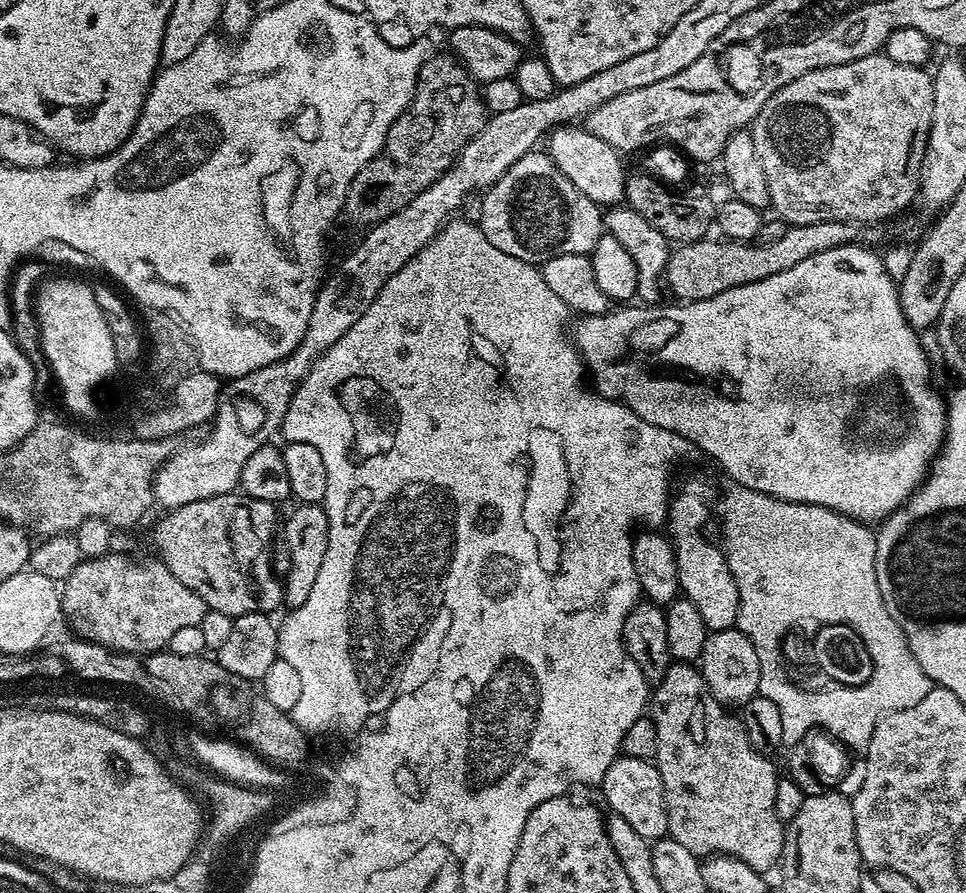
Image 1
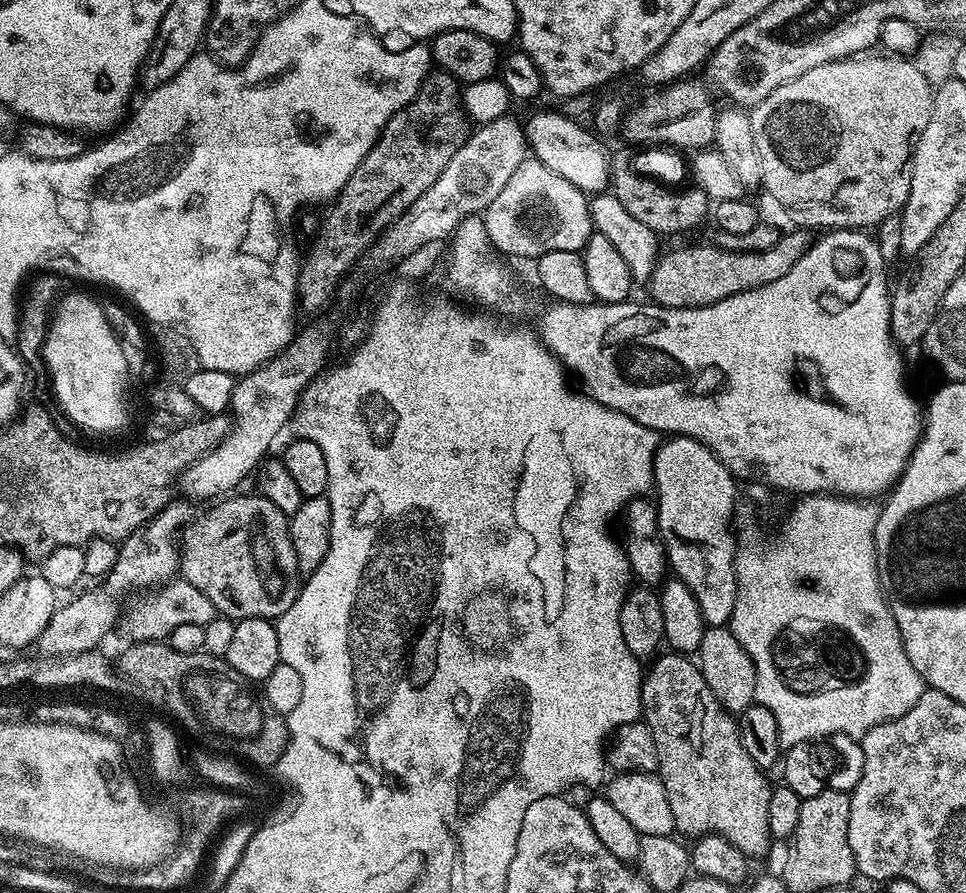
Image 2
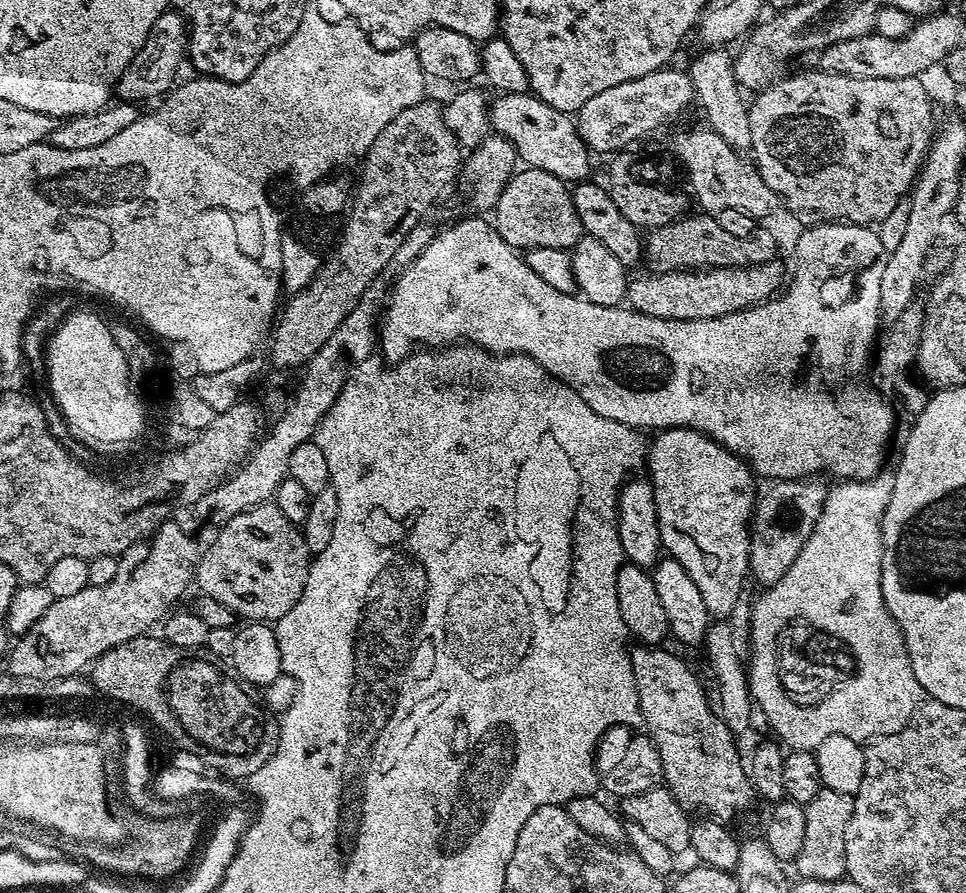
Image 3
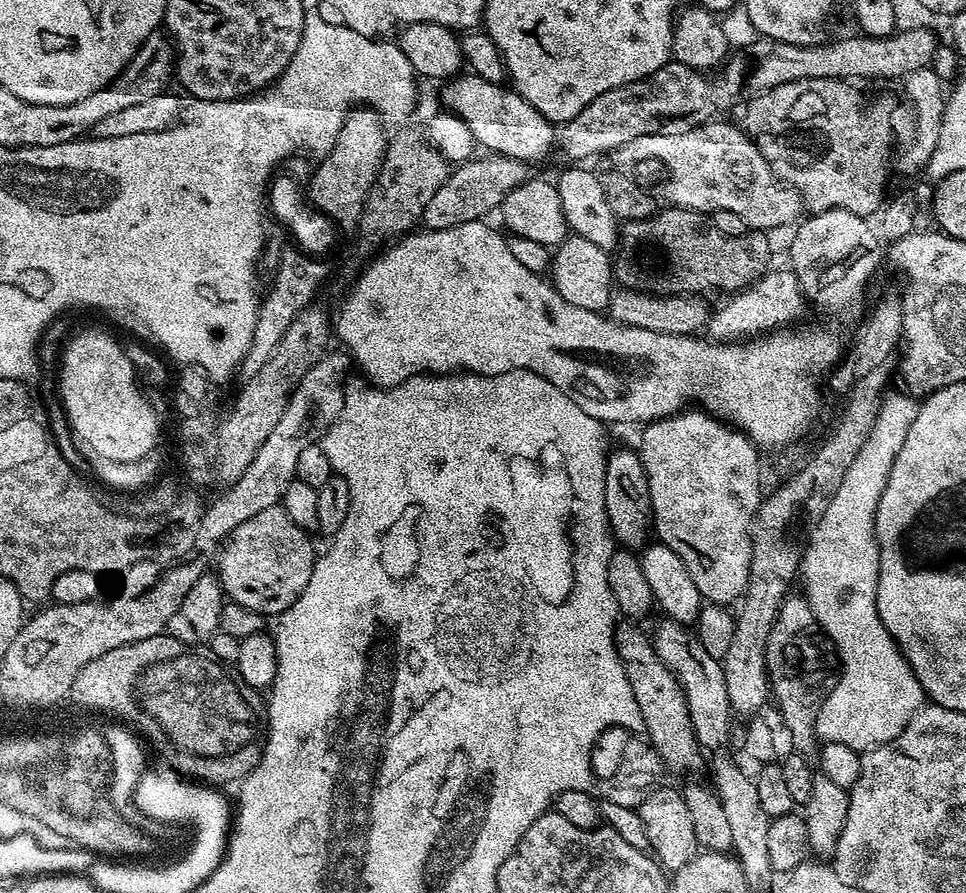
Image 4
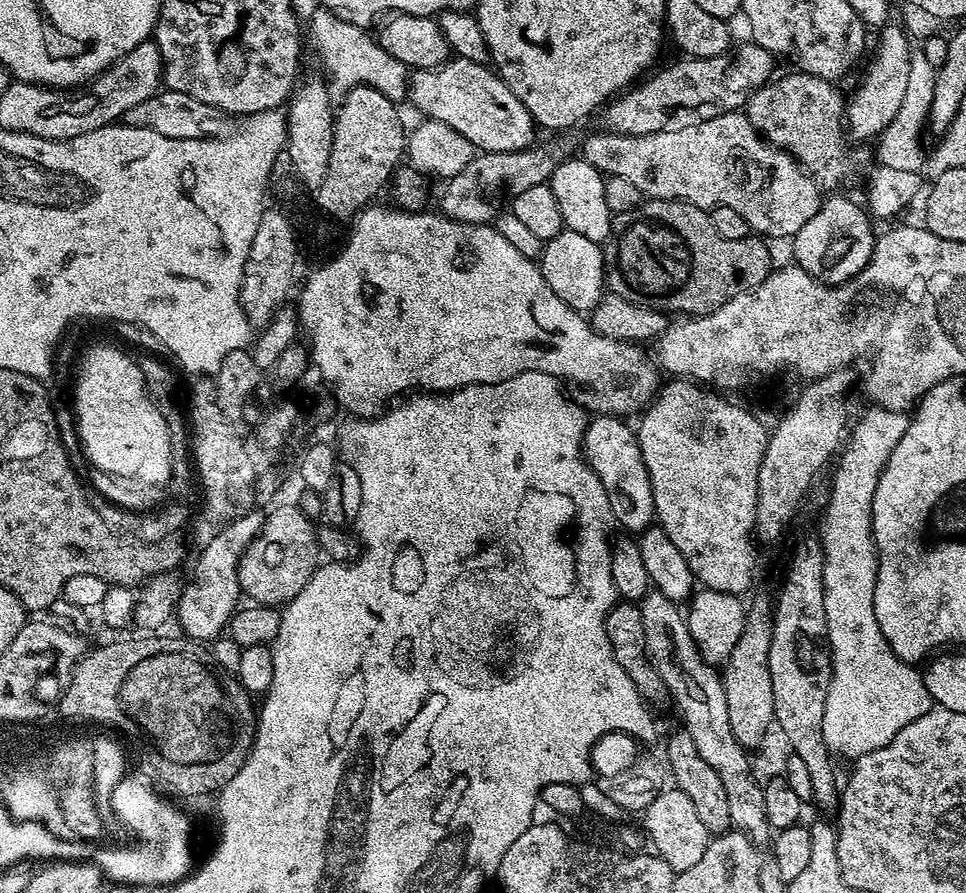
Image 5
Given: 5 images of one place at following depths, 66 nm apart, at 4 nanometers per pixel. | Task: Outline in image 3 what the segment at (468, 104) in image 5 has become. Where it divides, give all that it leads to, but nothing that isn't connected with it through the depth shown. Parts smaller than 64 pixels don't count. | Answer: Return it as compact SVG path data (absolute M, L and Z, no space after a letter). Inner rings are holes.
M500 94L490 104L490 128L495 135L505 136L514 146L517 157L527 167L546 170L565 182L584 182L588 176L589 149L584 147L576 121L567 112L546 106L537 96Z

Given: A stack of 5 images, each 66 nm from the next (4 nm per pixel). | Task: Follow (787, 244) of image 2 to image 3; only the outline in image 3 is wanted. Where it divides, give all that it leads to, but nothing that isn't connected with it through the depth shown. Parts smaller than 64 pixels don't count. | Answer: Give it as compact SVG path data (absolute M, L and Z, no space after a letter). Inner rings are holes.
M783 259L764 260L760 264L739 266L700 266L695 270L654 272L629 279L627 307L667 320L697 320L716 318L722 314L737 312L754 304L771 300L781 291L784 276Z

